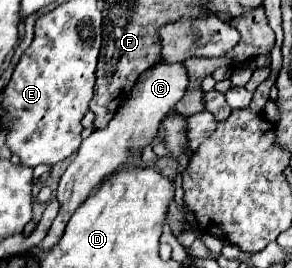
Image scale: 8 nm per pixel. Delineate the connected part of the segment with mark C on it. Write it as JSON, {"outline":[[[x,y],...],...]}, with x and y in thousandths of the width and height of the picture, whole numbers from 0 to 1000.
{"outline":[[[620,231],[613,239],[538,239],[538,246],[510,254],[503,269],[490,269],[490,284],[476,284],[442,373],[394,418],[394,433],[380,440],[380,455],[353,485],[325,485],[298,522],[277,530],[250,604],[236,612],[236,627],[209,657],[202,694],[195,694],[195,746],[202,746],[209,776],[202,776],[202,799],[182,821],[161,881],[134,910],[140,925],[161,933],[202,896],[236,813],[264,784],[264,769],[291,739],[305,739],[305,724],[346,687],[346,672],[366,649],[442,612],[442,597],[449,597],[442,575],[476,567],[490,545],[503,545],[517,530],[517,515],[545,485],[551,448],[634,358],[640,328],[647,328],[647,269],[640,269],[634,239],[620,239]]]}

